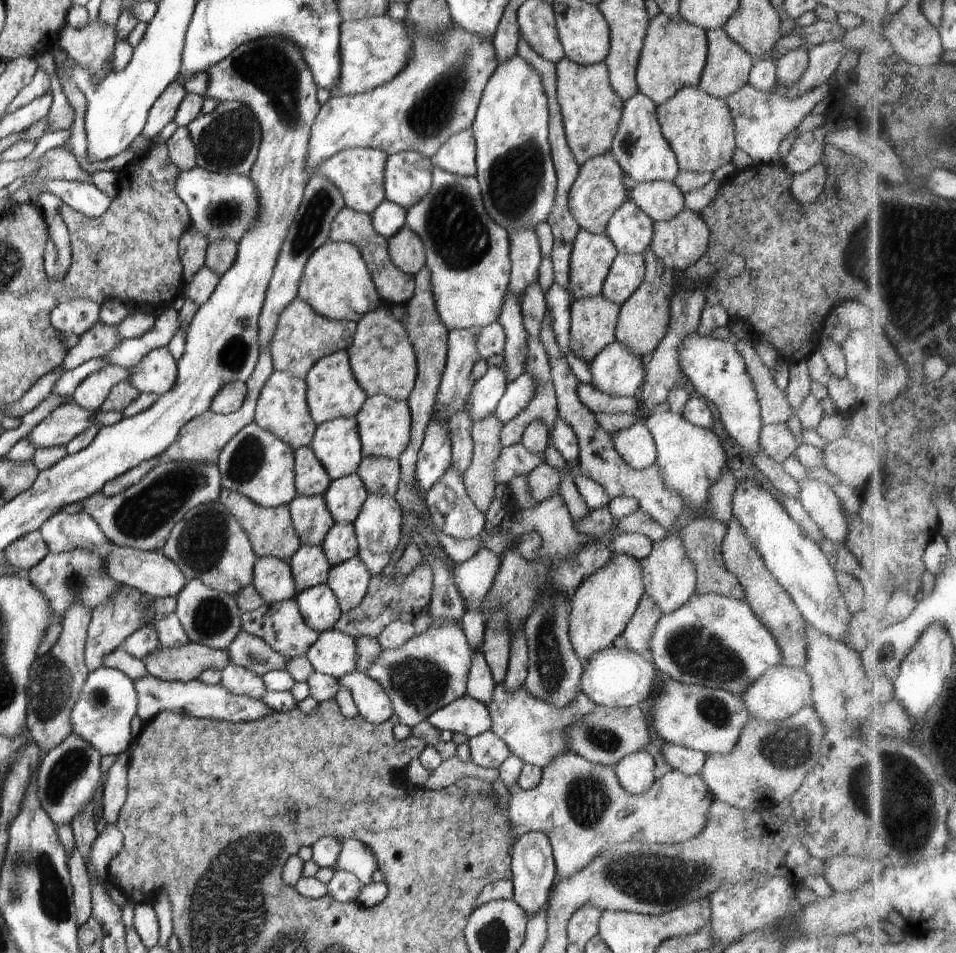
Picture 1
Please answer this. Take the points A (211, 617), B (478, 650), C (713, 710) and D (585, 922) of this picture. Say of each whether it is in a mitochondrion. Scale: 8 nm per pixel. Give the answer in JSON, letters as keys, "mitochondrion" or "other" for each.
{"A":"mitochondrion","B":"other","C":"mitochondrion","D":"other"}

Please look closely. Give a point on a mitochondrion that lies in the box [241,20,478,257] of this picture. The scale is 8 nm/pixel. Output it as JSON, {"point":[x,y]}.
{"point":[431,112]}

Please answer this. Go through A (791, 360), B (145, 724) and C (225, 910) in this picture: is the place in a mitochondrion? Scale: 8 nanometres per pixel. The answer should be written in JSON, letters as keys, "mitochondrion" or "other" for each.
{"A":"other","B":"other","C":"mitochondrion"}

